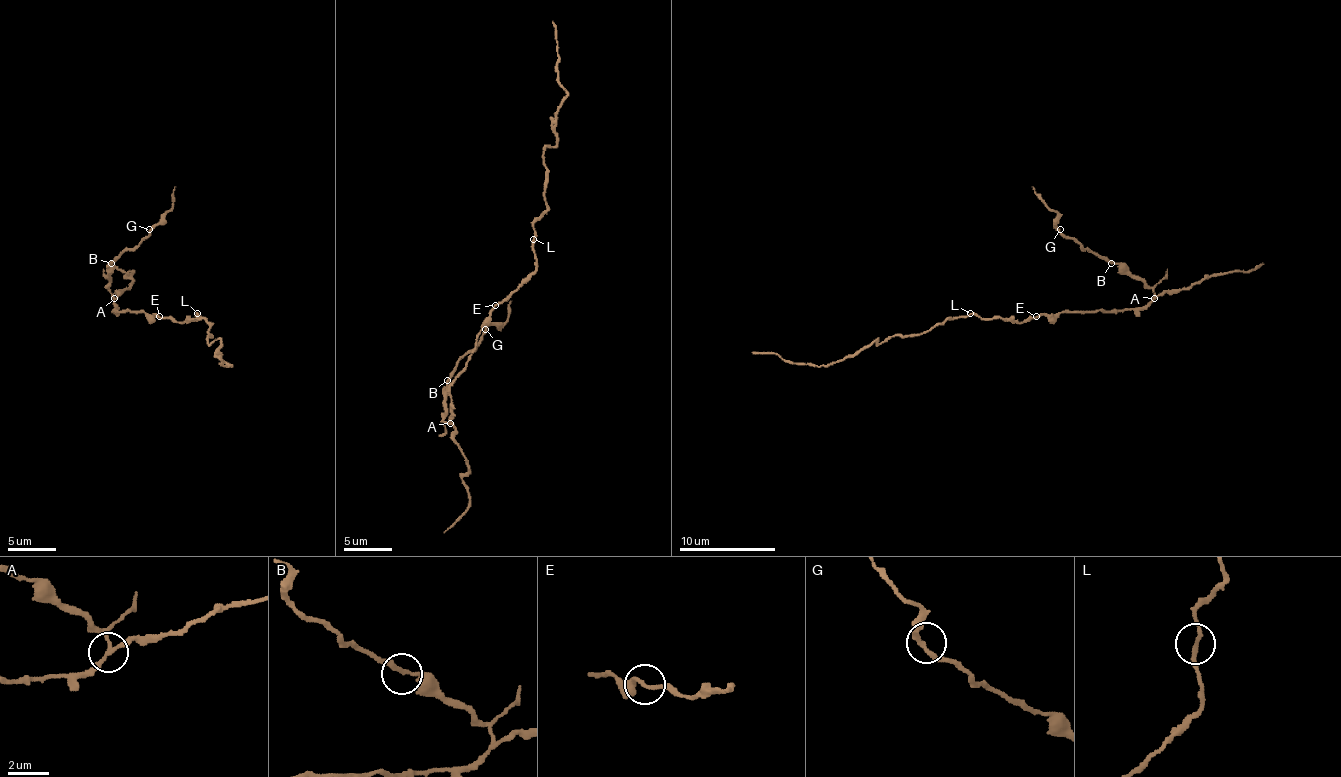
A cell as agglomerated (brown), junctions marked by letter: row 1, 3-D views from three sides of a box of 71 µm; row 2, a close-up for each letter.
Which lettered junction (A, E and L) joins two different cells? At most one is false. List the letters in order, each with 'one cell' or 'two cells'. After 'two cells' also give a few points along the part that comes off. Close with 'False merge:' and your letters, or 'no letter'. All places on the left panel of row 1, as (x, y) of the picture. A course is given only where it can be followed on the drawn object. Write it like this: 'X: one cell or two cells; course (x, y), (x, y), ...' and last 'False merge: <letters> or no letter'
A: two cells; course (113, 297), (108, 280), (111, 263), (120, 254), (132, 251), (171, 208), (176, 186)
E: one cell
L: one cell
False merge: A

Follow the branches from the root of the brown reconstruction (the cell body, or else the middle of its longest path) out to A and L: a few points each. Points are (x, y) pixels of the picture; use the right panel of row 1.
A: (1036, 319), (1043, 314), (1060, 312), (1142, 309), (1154, 297)
L: (1036, 319), (1004, 321), (980, 319), (971, 314)

